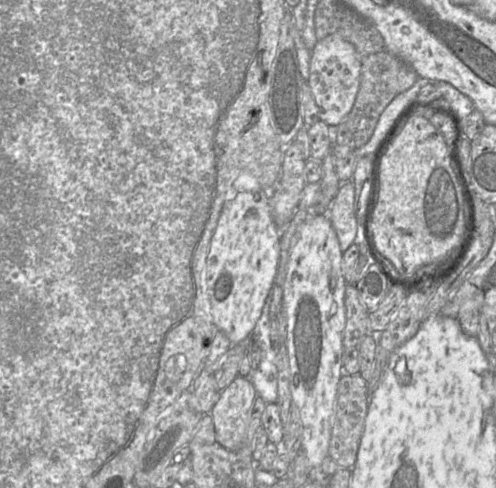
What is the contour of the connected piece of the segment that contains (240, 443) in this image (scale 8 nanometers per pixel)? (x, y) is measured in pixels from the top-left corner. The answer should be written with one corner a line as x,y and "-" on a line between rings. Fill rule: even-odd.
237,376
223,390
209,412
216,439
226,449
236,451
244,446
251,407
257,397
248,377

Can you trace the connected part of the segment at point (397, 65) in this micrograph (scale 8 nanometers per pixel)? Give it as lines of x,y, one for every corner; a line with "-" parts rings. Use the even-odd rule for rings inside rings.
383,50
368,56
362,63
360,88
352,110
337,126
336,143
355,150
364,146
373,135
380,115
400,93
417,81
417,73
400,58

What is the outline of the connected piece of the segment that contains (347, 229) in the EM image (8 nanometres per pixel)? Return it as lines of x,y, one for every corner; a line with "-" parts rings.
341,181
339,191
328,210
328,217
342,252
354,244
360,235
354,211
354,199
355,187
352,181

